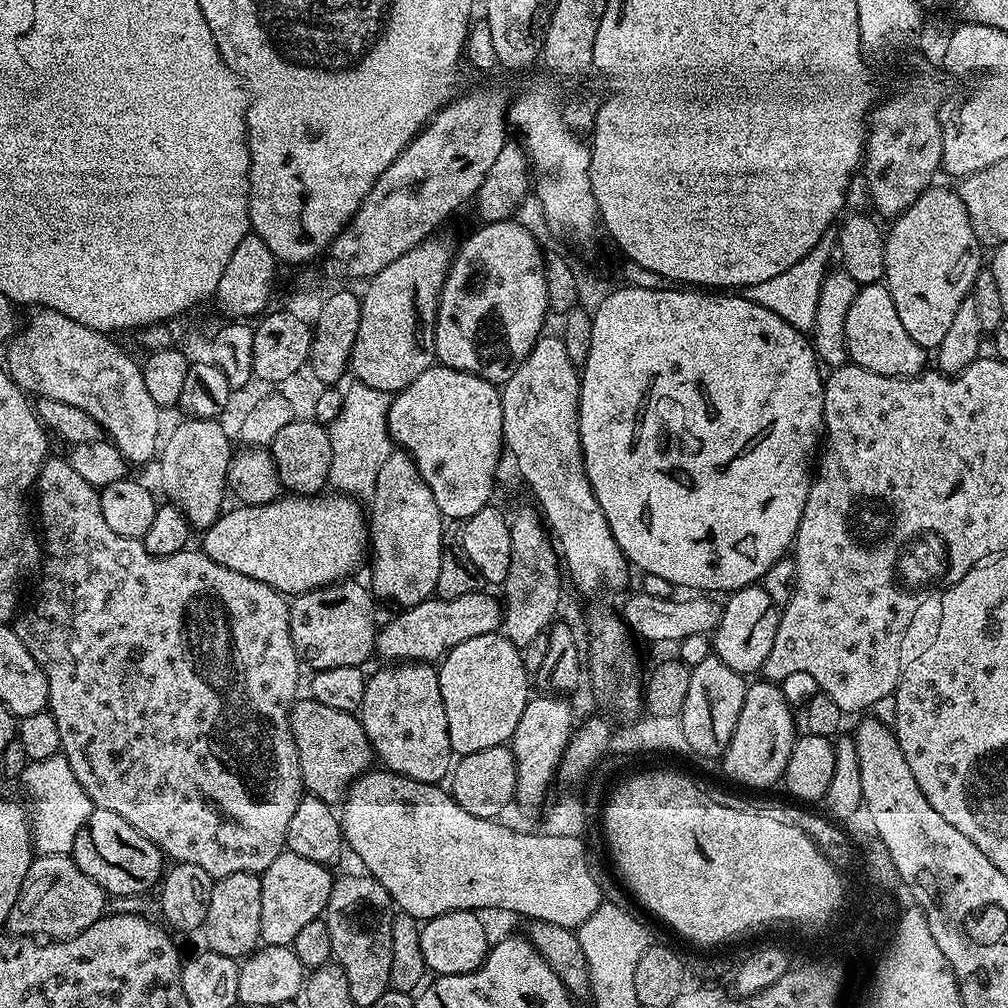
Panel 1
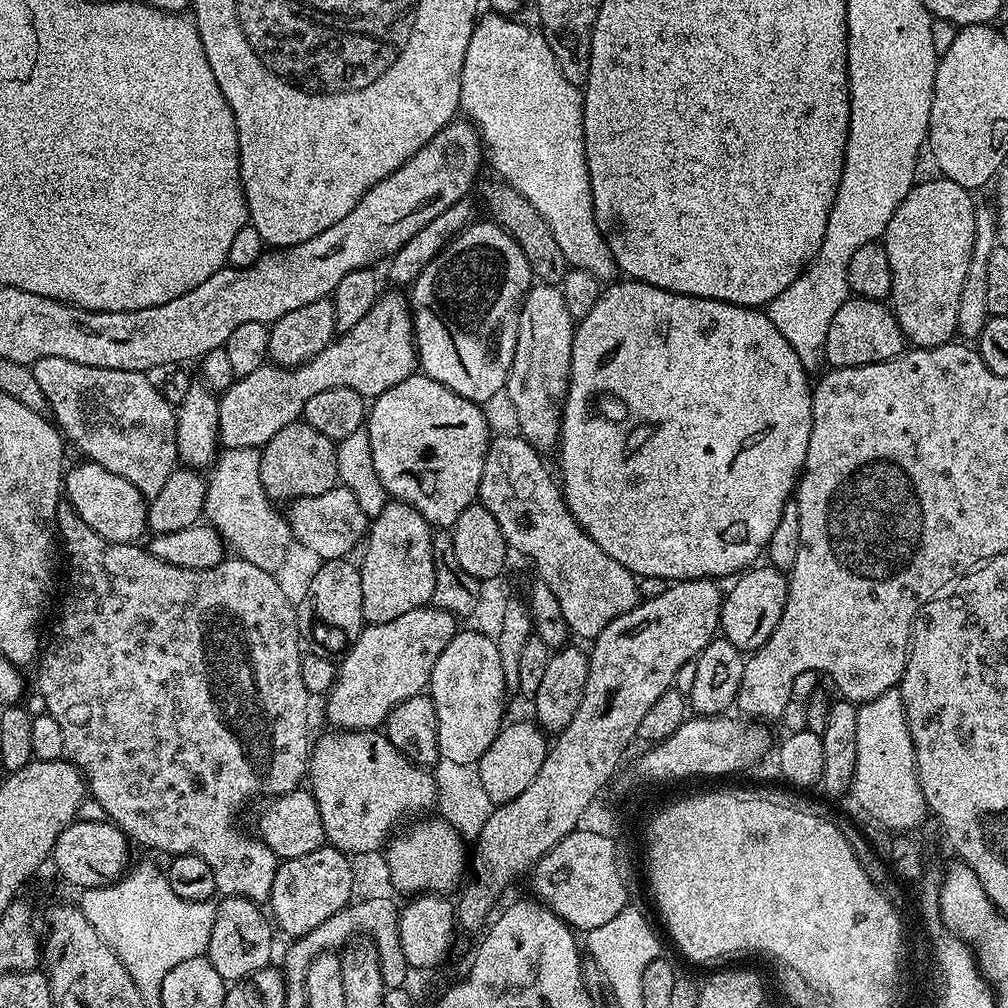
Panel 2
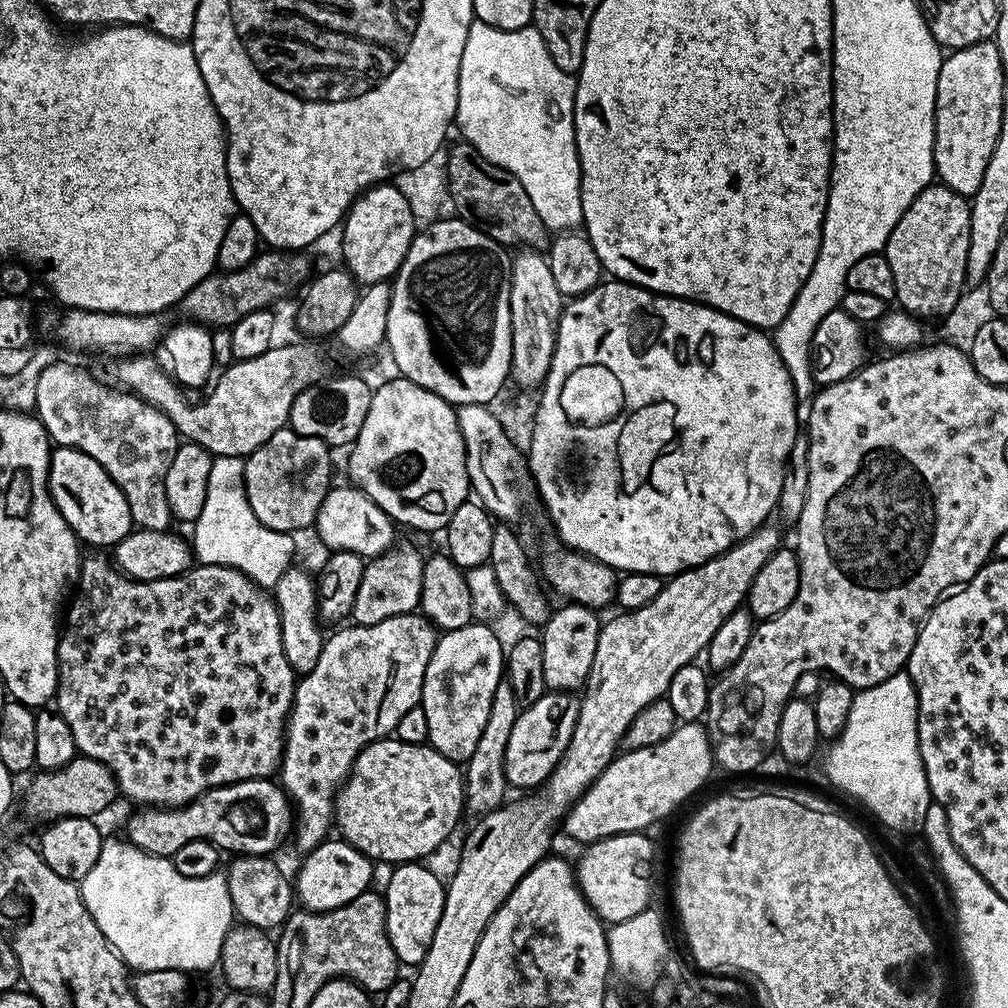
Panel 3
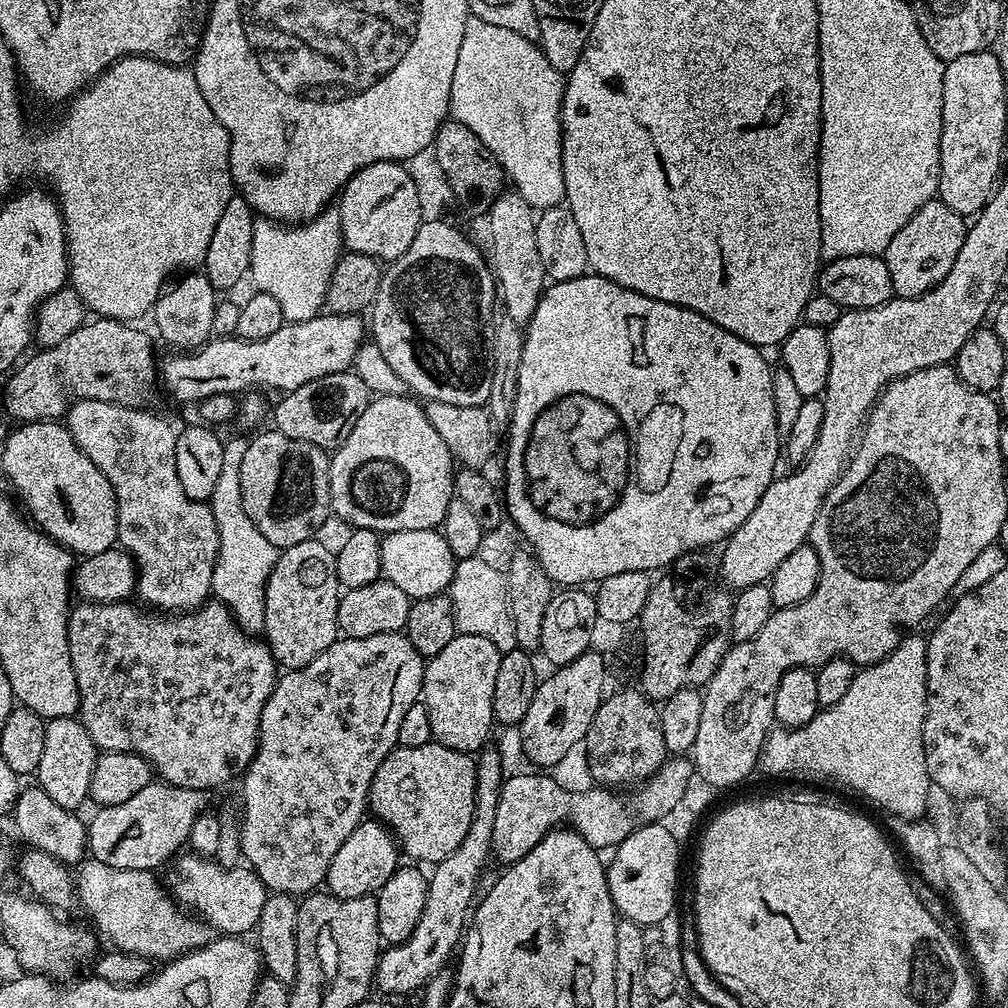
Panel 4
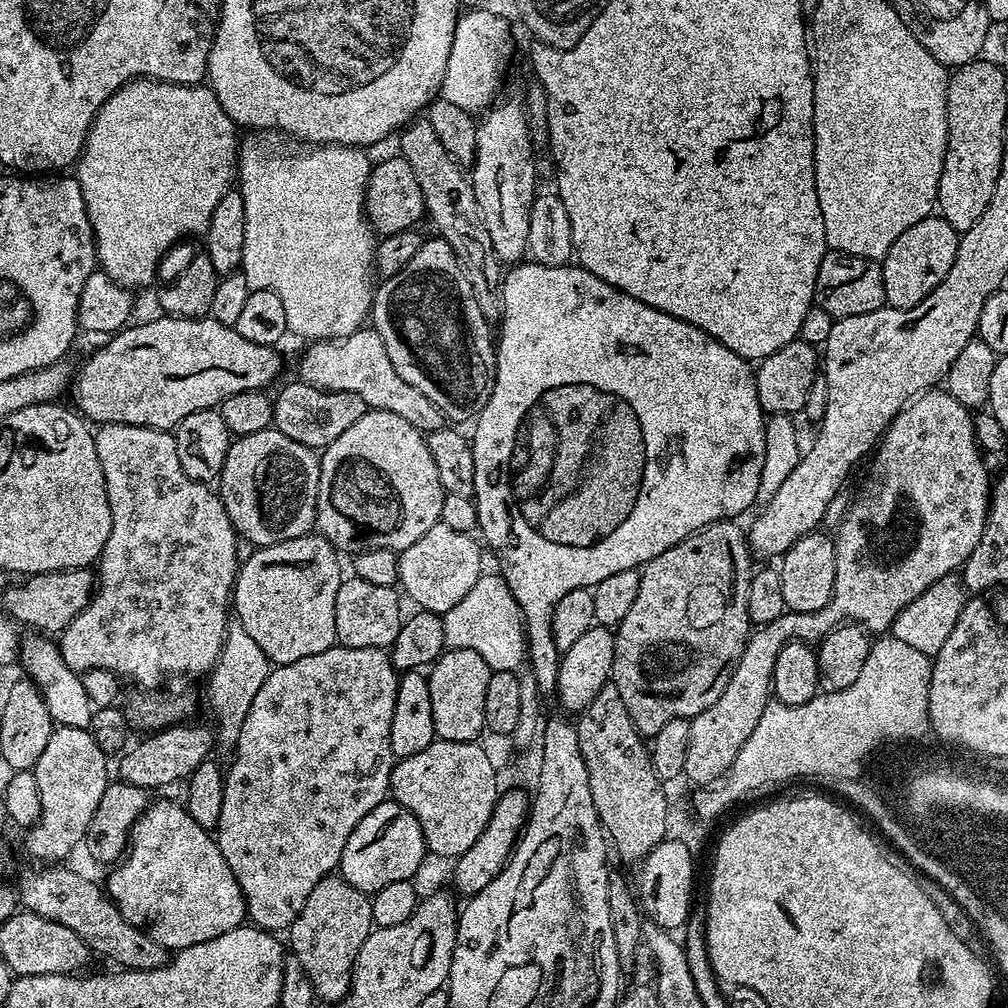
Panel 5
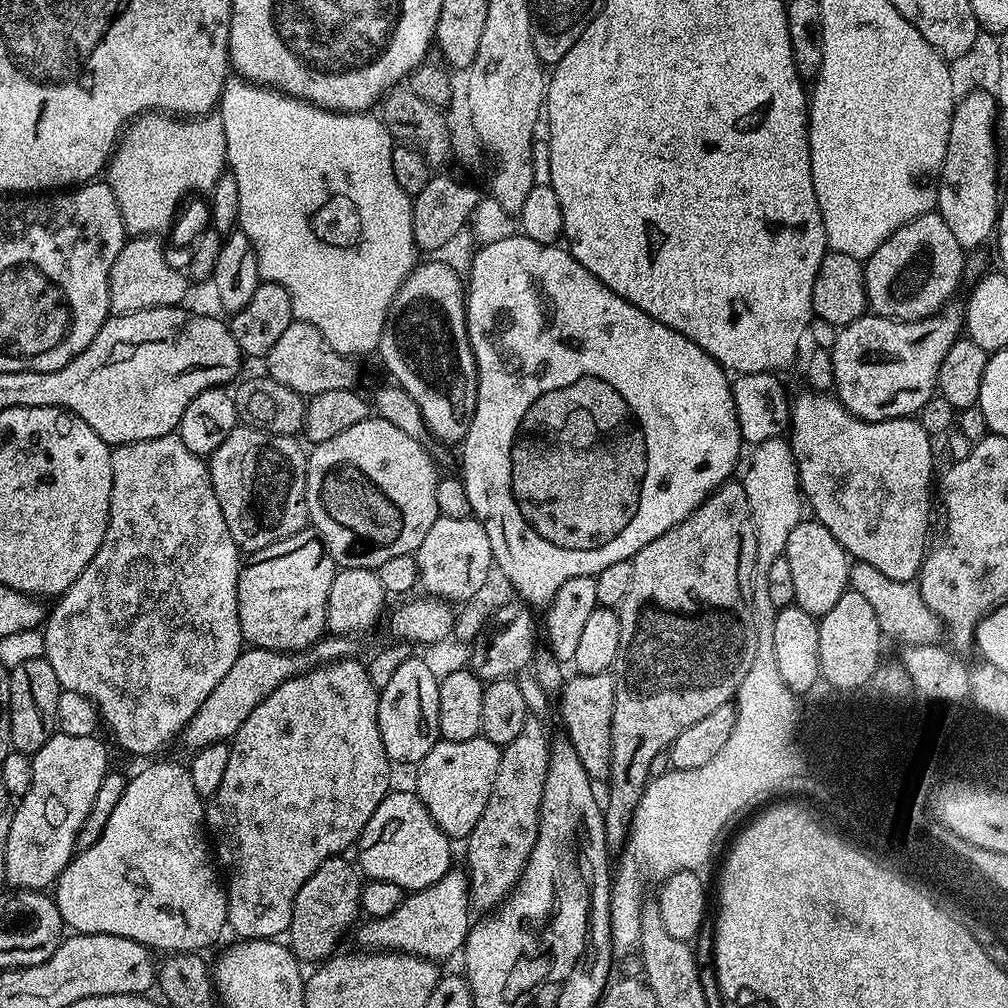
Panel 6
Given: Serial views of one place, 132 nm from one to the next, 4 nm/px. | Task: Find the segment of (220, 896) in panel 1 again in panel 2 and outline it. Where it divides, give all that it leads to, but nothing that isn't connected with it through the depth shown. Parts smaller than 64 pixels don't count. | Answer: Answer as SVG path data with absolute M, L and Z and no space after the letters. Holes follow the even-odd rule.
M226 896L216 904L213 930L207 950L208 961L222 974L225 982L235 982L273 963L272 932L274 924L259 903L241 896Z

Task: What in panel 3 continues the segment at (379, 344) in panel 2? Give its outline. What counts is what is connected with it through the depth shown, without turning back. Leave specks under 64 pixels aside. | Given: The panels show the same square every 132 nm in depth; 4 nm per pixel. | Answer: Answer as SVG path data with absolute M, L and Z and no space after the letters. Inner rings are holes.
M304 344L273 346L266 350L266 354L258 354L258 358L237 360L227 365L221 371L224 373L215 377L200 403L191 404L186 402L185 389L165 369L163 372L156 365L154 357L152 354L121 356L108 362L103 375L107 383L141 396L150 406L162 410L187 443L202 446L212 457L246 458L258 450L262 442L270 442L278 430L286 427L294 398L310 385L319 384L326 376L324 364L314 349Z

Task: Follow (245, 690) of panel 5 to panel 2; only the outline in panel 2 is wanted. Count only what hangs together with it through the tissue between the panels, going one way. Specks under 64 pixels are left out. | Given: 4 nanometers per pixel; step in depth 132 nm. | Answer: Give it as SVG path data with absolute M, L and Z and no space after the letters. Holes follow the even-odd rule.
M224 448L217 455L216 463L211 465L206 476L208 489L204 495L203 519L216 529L229 549L232 548L239 559L254 562L262 570L276 574L289 559L288 547L294 544L291 526L283 515L276 513L277 505L269 500L266 490L260 481L259 448Z

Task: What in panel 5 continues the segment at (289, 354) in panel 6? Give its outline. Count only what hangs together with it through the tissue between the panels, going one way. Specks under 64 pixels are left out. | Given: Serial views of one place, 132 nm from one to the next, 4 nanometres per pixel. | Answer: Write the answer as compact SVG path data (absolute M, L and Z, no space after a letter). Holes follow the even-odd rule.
M365 326L341 340L312 342L307 347L308 349L300 356L299 379L303 383L331 392L358 394L358 398L362 398L362 402L366 402L369 409L398 414L398 418L406 418L406 422L410 422L410 426L414 426L425 434L445 427L444 412L438 410L438 406L434 406L434 402L430 402L430 398L426 398L426 394L422 394L422 390L410 386L410 382L406 382L406 378L402 378L402 374L398 374L398 370L394 370L394 362L390 362L390 354L386 354L386 342L382 342L382 334L378 334L375 328Z

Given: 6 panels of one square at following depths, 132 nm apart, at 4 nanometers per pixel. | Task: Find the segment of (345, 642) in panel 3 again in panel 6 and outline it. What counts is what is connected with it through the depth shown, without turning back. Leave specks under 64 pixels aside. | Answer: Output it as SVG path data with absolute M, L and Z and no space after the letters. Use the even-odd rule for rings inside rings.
M356 658L347 660L336 660L332 664L321 664L310 669L309 672L303 672L301 676L290 678L286 682L282 682L282 686L278 686L278 690L274 690L274 694L270 694L270 698L266 698L258 706L254 706L254 714L250 714L250 718L246 718L246 722L242 722L242 726L236 731L235 736L230 741L230 758L226 762L226 774L222 774L222 786L218 786L218 790L210 797L206 804L206 828L210 833L211 843L214 845L214 856L218 861L219 867L222 869L223 875L226 877L226 891L228 893L228 928L236 931L237 937L245 940L271 940L280 938L285 935L292 921L292 907L294 906L294 898L298 894L298 890L302 890L302 886L306 882L306 878L310 878L310 874L314 874L314 870L318 870L318 866L322 866L322 862L326 862L332 856L339 856L347 853L347 848L357 843L362 834L362 830L366 826L366 822L370 822L370 814L374 814L374 810L378 810L378 806L383 802L385 796L390 791L388 785L388 768L390 769L390 761L386 754L386 746L382 746L382 734L378 730L378 702L380 701L380 693L374 686L374 682L370 682L370 674L367 667L363 663L359 664Z

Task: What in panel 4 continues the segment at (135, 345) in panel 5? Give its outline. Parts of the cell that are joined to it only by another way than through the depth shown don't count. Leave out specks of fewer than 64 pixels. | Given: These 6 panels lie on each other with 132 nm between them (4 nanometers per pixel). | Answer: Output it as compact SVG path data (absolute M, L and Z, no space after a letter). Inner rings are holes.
M321 314L297 324L285 322L270 338L242 340L212 338L195 350L172 354L162 364L162 384L180 404L199 405L210 394L244 394L249 390L273 388L276 394L298 390L314 378L347 372L356 363L360 345L366 340L366 324L359 315Z

